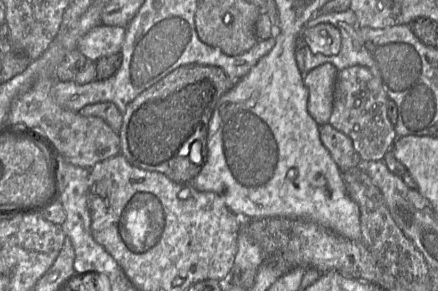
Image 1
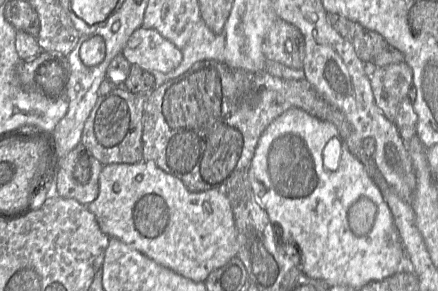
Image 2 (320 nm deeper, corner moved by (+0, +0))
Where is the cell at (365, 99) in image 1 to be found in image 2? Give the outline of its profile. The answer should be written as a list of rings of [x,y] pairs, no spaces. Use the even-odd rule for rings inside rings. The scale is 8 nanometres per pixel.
[[[405,62],[375,67],[369,78],[376,105],[395,122],[399,104],[412,88],[412,69]]]

